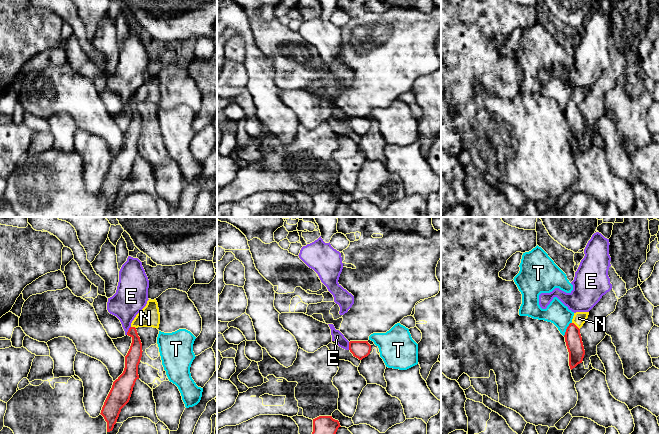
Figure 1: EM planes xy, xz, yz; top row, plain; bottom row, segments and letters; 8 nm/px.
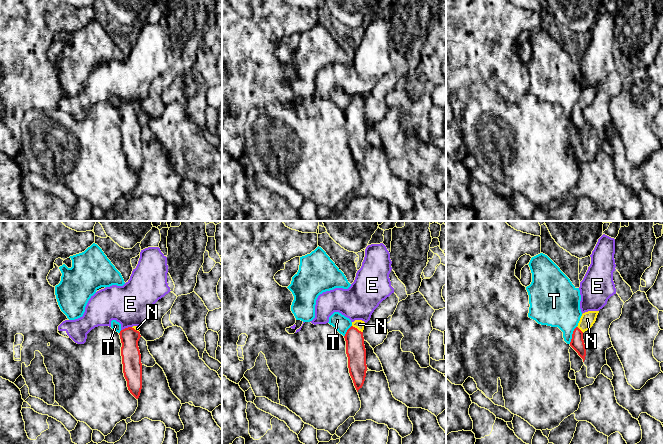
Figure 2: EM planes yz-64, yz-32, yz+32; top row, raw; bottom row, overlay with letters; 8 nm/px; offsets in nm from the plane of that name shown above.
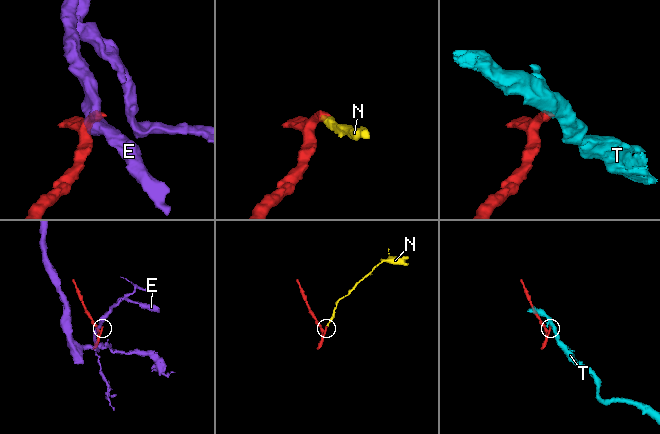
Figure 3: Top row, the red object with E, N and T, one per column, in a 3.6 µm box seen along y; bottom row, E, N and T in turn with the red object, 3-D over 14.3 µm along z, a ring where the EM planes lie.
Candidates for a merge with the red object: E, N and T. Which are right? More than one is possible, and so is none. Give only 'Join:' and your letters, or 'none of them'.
Join: N

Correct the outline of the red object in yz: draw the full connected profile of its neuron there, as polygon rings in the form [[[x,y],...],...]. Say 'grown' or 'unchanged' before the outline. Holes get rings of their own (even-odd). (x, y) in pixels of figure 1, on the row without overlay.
grown; [[[576,88],[574,89],[572,98],[566,105],[565,118],[569,128],[569,142],[572,146],[578,140],[582,139],[585,126],[580,110],[580,104],[588,94],[589,88]]]

